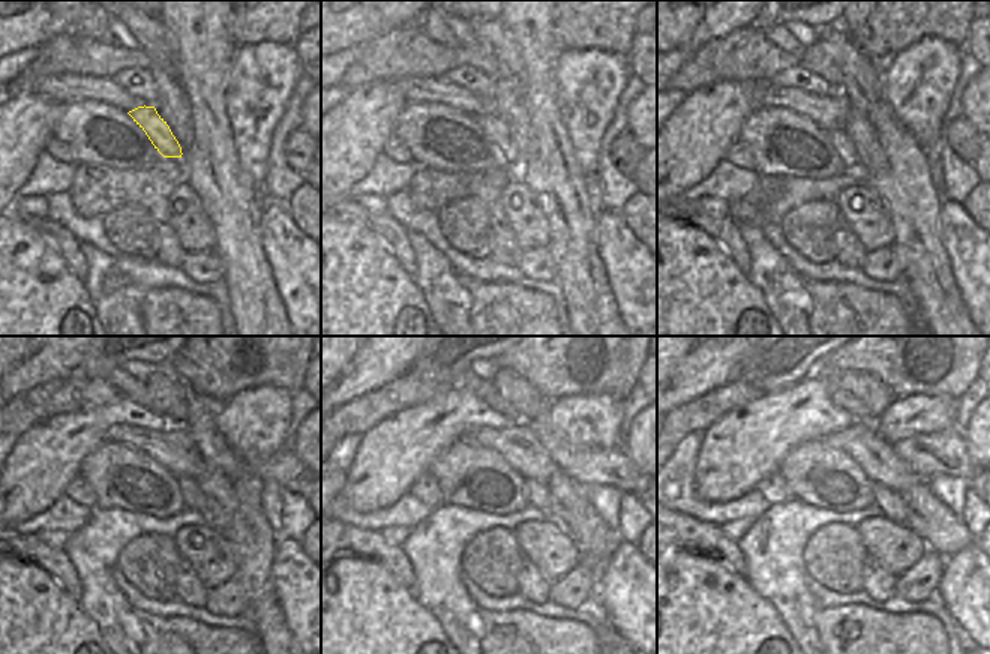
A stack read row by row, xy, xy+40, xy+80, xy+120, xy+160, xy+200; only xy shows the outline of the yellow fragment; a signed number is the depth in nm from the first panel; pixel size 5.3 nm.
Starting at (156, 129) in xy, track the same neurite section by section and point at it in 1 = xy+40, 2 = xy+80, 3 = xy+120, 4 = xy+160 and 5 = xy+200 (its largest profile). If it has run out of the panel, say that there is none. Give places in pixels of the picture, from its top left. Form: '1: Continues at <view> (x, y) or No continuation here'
1: Continues at xy+40 (491, 125)
2: Continues at xy+80 (837, 135)
3: Continues at xy+120 (194, 498)
4: Continues at xy+160 (537, 495)
5: Continues at xy+200 (891, 504).

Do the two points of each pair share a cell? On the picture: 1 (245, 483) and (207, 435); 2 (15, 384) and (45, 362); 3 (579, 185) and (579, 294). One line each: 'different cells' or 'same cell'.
1: different cells
2: same cell
3: same cell

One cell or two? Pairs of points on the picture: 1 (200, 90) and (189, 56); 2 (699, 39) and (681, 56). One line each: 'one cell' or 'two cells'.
1: one cell
2: two cells

